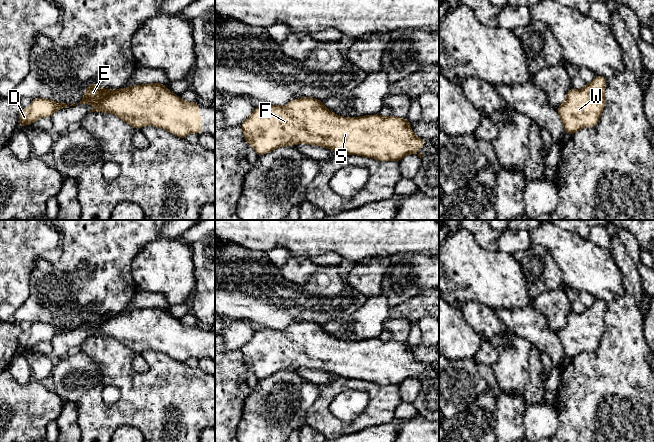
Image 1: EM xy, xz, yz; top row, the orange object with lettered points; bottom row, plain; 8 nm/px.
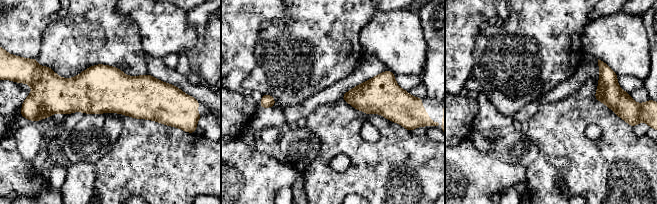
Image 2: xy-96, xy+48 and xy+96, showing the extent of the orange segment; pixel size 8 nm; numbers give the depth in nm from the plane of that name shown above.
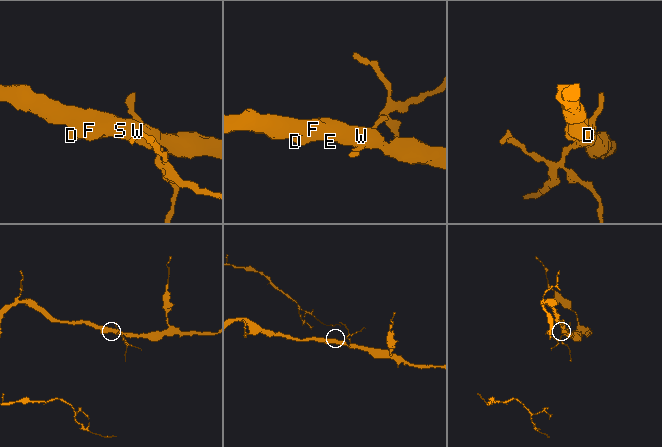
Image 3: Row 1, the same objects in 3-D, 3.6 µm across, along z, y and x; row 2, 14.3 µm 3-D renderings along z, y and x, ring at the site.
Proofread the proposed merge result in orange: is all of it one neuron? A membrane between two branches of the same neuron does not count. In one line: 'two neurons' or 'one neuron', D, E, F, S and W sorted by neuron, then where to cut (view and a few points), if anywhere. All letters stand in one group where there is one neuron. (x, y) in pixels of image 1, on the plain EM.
one neuron; groups D E F S W; cut none

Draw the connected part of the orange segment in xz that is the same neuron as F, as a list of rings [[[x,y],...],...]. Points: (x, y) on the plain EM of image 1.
[[[310,321],[293,323],[284,330],[263,328],[241,352],[246,368],[252,369],[258,380],[278,371],[303,367],[380,385],[400,385],[407,378],[417,378],[418,372],[426,367],[414,358],[407,343],[379,338],[346,342],[329,335],[321,324]]]

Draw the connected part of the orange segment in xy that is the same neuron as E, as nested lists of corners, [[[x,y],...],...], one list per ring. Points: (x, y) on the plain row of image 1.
[[[92,307],[84,315],[84,321],[78,328],[94,328],[95,331],[89,337],[95,335],[112,337],[136,353],[141,353],[145,349],[156,350],[183,363],[190,357],[204,356],[198,327],[182,324],[163,308],[151,307],[106,314]]]

